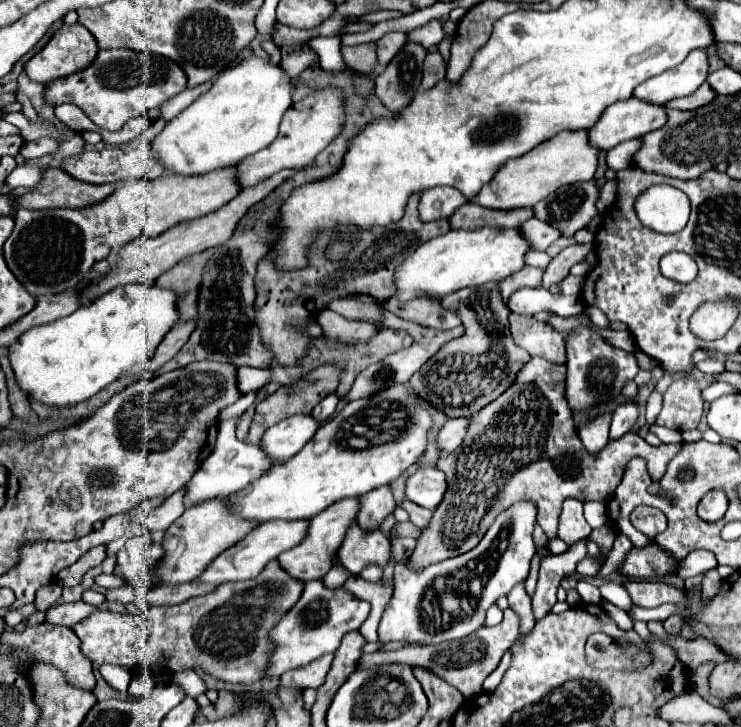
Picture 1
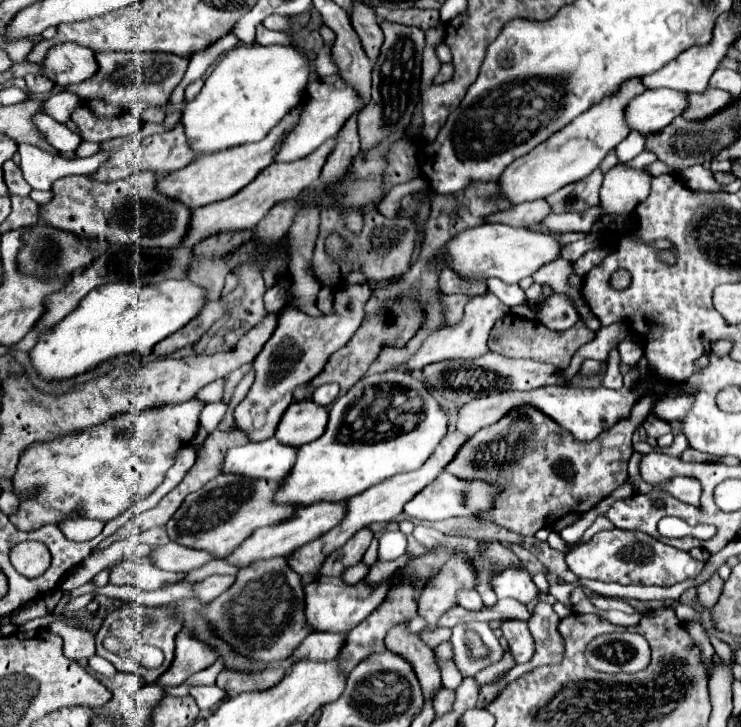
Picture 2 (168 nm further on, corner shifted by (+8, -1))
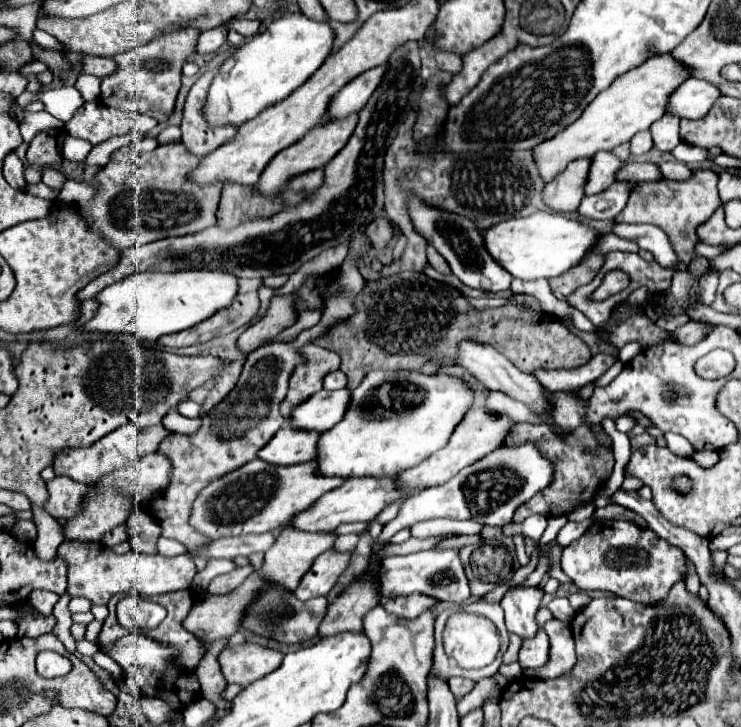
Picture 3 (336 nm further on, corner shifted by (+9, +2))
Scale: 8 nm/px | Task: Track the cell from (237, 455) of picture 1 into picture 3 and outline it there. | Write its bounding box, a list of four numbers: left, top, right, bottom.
[257,423,319,465]

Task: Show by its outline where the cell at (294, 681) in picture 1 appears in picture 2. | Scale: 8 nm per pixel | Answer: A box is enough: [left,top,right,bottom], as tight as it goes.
[294,632,348,660]

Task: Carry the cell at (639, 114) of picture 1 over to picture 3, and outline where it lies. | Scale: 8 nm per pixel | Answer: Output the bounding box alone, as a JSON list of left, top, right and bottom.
[665,79,719,119]

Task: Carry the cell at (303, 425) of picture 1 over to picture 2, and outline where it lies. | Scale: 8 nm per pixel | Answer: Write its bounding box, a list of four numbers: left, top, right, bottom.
[276,398,328,448]

